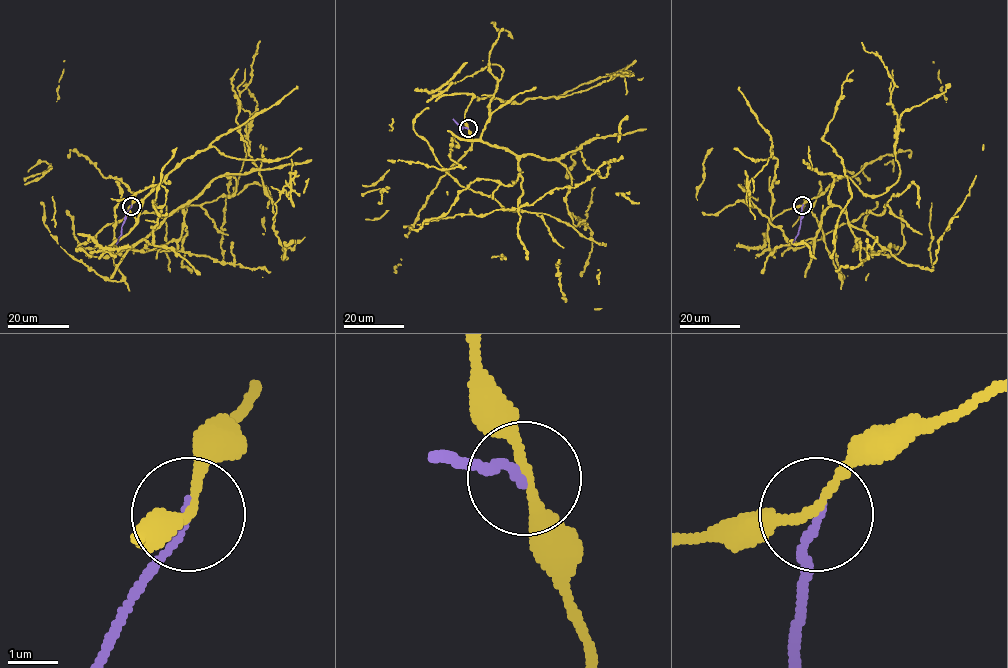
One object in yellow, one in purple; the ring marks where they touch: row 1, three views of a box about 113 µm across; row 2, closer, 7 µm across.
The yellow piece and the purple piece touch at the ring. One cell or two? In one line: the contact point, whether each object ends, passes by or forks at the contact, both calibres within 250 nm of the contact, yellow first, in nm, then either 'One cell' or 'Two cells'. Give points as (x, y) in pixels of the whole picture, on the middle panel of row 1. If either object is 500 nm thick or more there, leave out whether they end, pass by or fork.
Place: (468, 128). At the ring yellow passes by. At the ring purple ends. Thickness 160 nm (yellow) against 160 nm. Two cells

